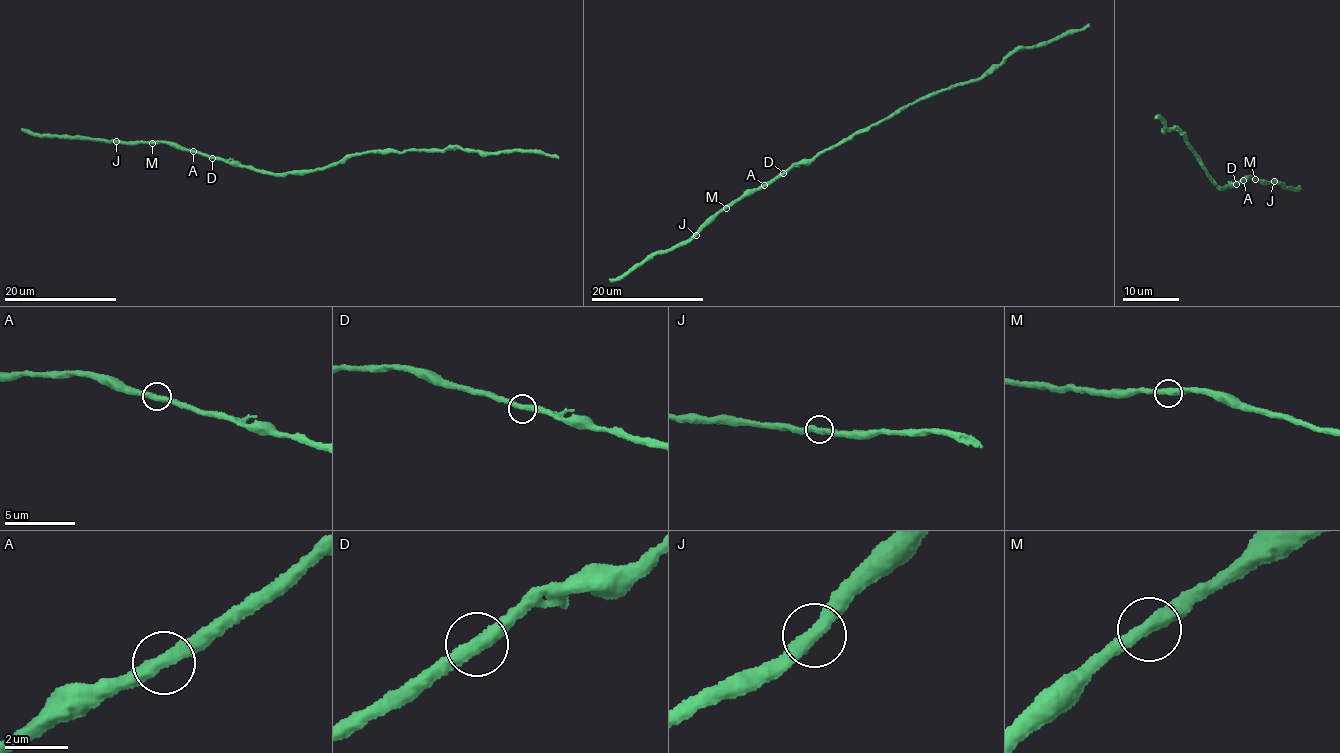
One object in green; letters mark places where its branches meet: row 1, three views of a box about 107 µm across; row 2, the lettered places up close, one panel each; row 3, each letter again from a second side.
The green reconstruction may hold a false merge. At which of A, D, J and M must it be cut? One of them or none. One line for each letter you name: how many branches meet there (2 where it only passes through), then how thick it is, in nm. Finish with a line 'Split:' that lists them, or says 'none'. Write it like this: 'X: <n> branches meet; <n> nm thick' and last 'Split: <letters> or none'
Split: none

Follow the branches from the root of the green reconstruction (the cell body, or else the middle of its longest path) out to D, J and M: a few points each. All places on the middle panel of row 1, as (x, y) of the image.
D: (851, 137), (843, 138), (810, 160), (796, 162), (783, 173)
J: (851, 137), (843, 138), (810, 160), (793, 163), (765, 184), (749, 189), (696, 235)
M: (851, 137), (843, 138), (810, 160), (793, 163), (765, 184), (749, 189), (726, 208)

